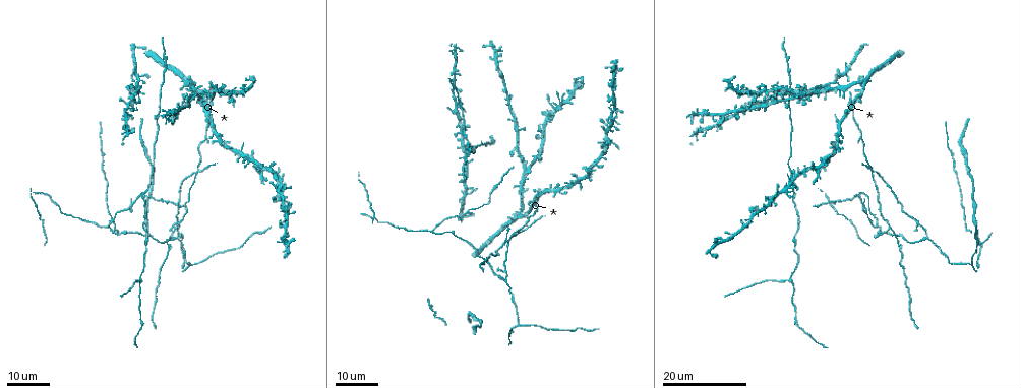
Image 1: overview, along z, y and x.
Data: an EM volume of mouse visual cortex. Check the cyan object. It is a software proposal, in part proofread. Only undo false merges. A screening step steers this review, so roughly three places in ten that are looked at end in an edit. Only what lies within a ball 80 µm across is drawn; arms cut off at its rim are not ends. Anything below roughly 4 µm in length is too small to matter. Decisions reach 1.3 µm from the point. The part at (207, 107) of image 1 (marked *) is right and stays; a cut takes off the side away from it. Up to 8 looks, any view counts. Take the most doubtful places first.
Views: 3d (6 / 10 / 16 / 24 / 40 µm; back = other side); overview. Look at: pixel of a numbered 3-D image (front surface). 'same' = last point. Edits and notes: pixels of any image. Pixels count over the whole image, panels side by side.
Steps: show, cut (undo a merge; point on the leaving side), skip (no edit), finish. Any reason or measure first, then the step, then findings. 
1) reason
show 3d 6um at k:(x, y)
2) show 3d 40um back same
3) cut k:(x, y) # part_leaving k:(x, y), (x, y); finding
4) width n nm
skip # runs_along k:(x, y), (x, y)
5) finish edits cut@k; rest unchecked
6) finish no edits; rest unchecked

two arms in line, one across
show 3d 24um at 1:(103, 226)

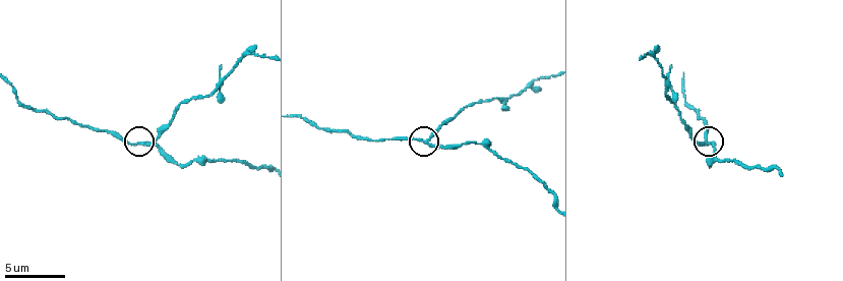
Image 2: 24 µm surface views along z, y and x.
show 3d 6um at 2:(708, 144)

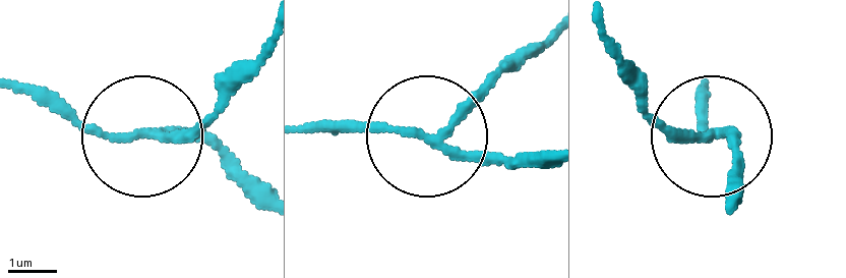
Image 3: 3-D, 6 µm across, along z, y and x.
arms 3
cut 3:(202, 129) # part_leaving 3:(155, 132), (199, 120), (260, 47); two cells meet here

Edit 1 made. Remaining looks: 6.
show overview

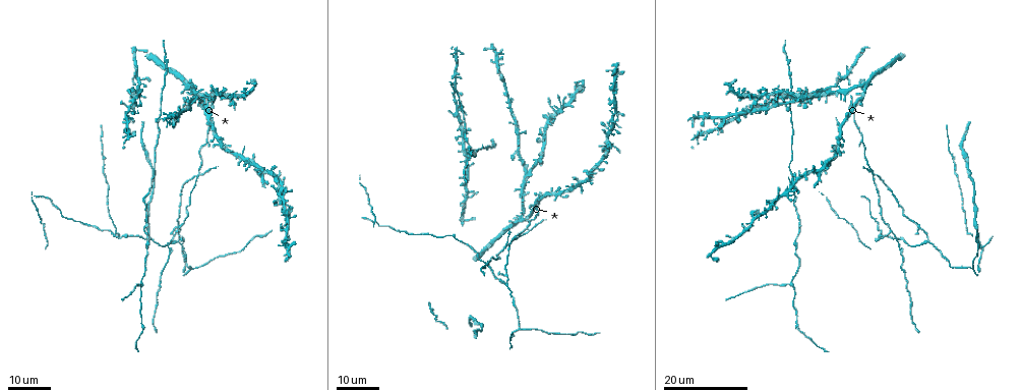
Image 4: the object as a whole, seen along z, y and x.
four arms meet
show 3d 16um at 4:(201, 175)

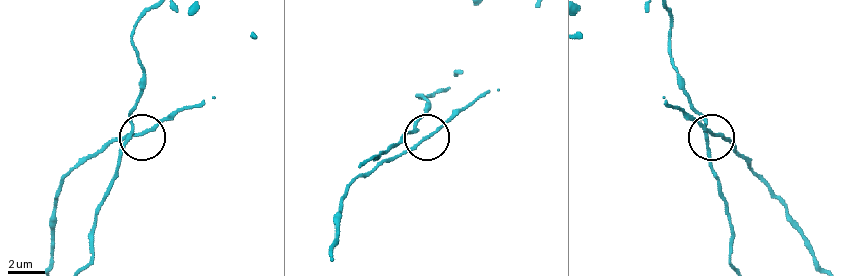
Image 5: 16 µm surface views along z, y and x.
closer look
show 3d 6um at 5:(417, 132)

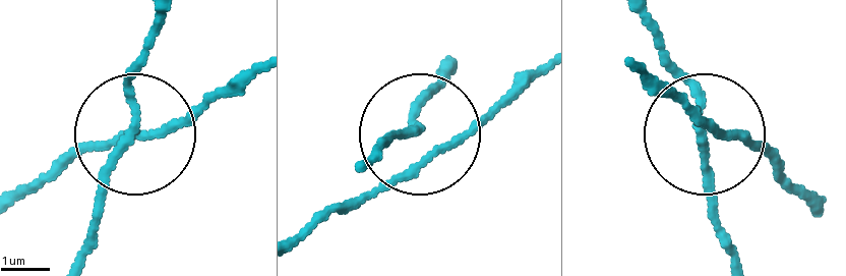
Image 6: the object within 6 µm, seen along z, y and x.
skip # runs_along 6:(162, 12), (85, 239); continuous, no second cell

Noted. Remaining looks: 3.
branch point
show 3d 16um at 4:(468, 145)

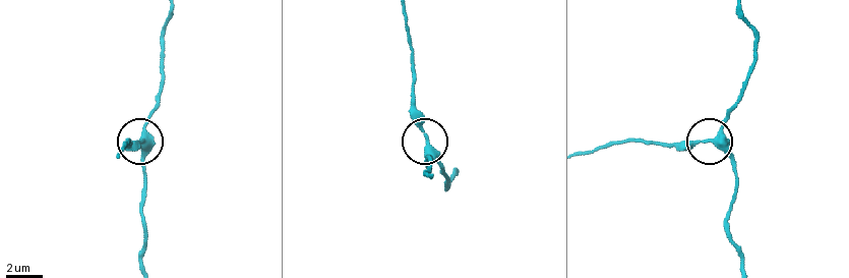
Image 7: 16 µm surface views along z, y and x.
show 3d 10um at 7:(431, 148)

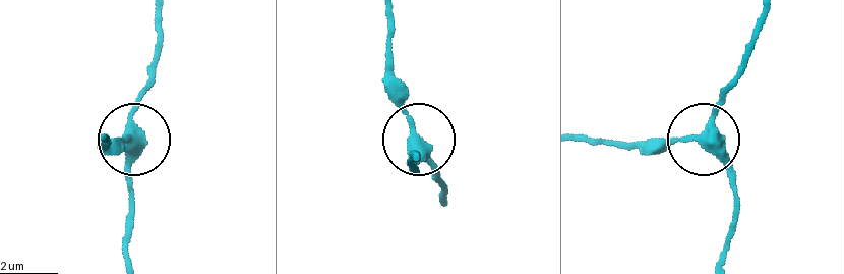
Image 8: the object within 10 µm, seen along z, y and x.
side_arm 18 um
skip # runs_along 8:(157, 13), (157, 71), (139, 101), (135, 134), (106, 145); all the same cell

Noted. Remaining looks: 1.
finish edits cut@3; rest unchecked

